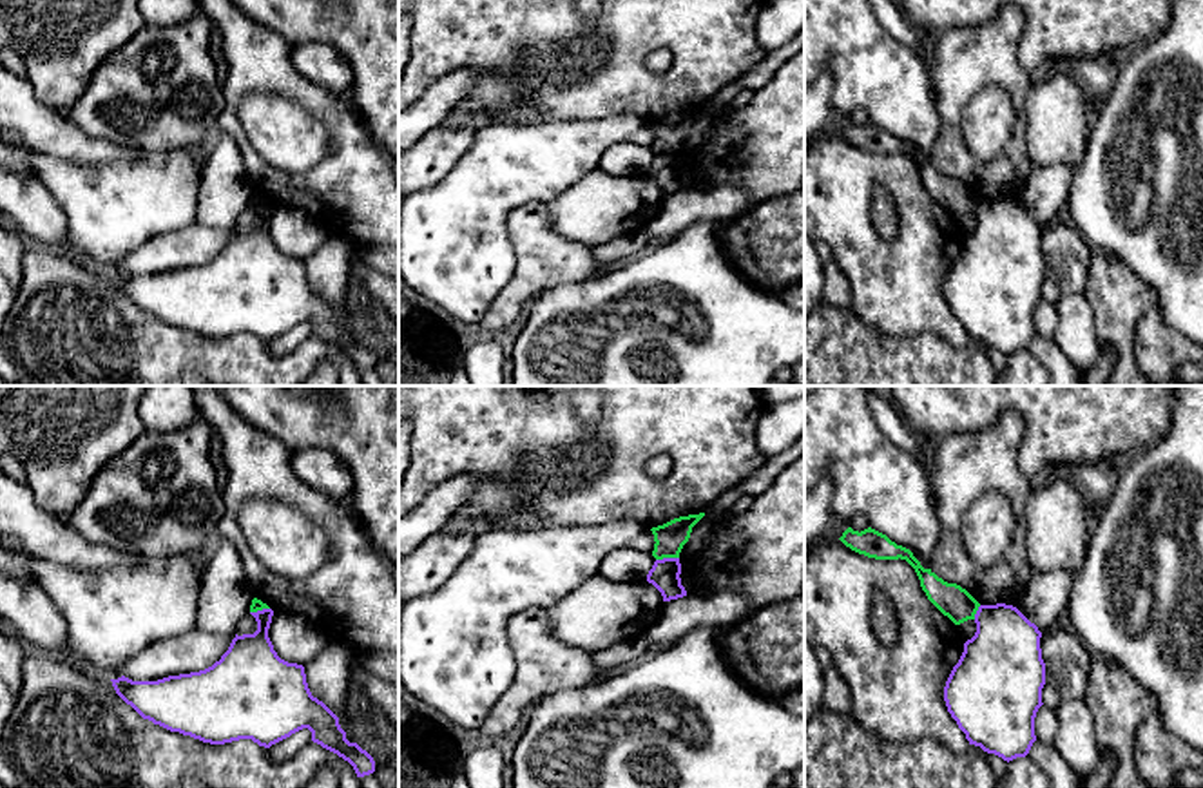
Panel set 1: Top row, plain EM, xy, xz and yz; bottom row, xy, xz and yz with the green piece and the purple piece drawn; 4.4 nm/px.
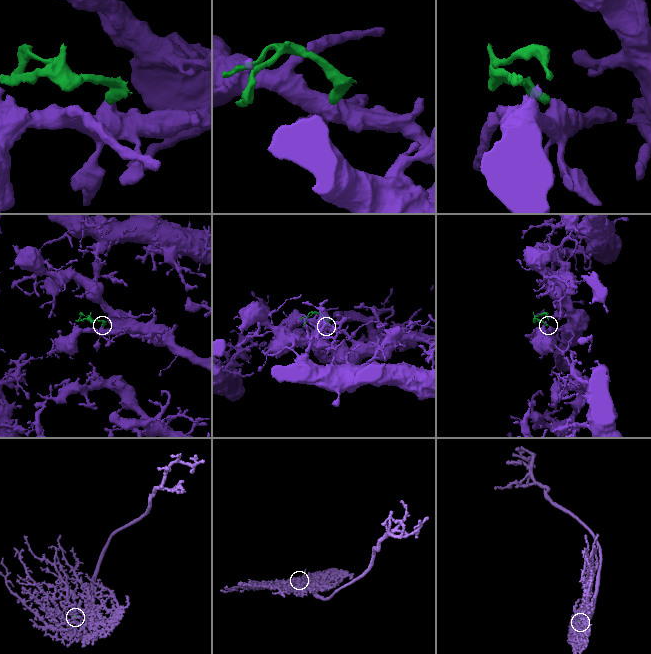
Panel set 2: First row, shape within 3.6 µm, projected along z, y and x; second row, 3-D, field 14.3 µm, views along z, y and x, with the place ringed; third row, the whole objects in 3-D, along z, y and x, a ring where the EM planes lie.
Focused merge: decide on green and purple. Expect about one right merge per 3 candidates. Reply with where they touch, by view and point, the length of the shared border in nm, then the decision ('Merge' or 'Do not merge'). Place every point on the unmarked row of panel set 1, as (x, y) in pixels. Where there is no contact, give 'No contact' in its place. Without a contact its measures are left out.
Touches green at xz (667, 151). Shared border 110 nm. Do not merge

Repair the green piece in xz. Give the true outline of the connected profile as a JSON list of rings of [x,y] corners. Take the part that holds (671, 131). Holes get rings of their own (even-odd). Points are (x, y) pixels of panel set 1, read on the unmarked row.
[[[705,107],[699,109],[688,109],[674,112],[663,120],[652,121],[654,129],[654,145],[652,150],[656,154],[663,152],[679,152],[679,147],[683,139],[688,136],[692,121],[705,111]]]

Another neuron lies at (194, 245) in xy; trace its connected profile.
[[[190,225],[178,232],[156,235],[132,248],[121,270],[132,275],[158,275],[168,270],[199,266],[212,261],[228,245],[236,228]]]

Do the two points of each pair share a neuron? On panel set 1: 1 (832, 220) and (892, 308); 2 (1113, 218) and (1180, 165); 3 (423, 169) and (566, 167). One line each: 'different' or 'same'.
1: same
2: same
3: different

